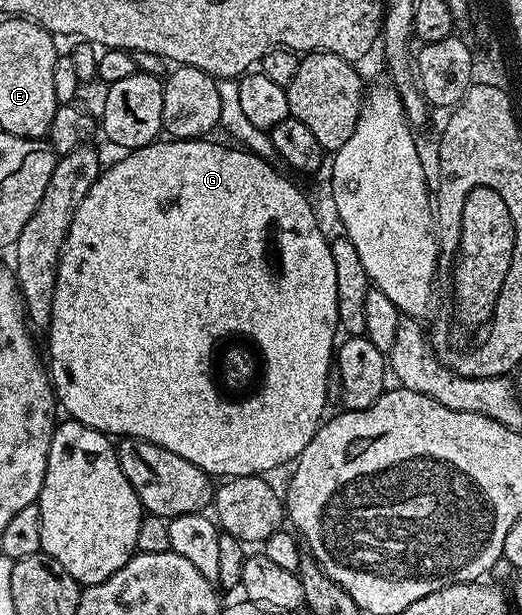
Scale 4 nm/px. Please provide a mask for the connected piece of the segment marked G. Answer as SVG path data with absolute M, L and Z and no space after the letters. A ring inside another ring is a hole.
M159 139L151 145L127 152L111 169L103 168L99 172L96 183L92 183L92 191L84 195L84 203L80 203L76 211L76 219L72 219L72 227L68 231L68 239L58 264L56 295L52 297L48 330L50 384L54 387L57 404L66 408L67 418L99 429L104 434L118 439L139 437L156 443L172 451L172 455L188 459L188 463L200 467L214 479L270 475L273 469L281 465L289 466L297 462L304 447L308 447L322 424L322 412L328 408L328 375L336 361L334 336L340 333L336 307L336 267L332 264L330 241L322 234L309 199L284 174L277 173L267 158L257 157L241 147L229 149L226 145L217 145L210 140L214 139ZM269 237L278 248L278 265L282 268L279 277L274 274L270 257L266 254L266 240ZM229 333L238 333L234 335L241 335L251 341L262 341L258 350L262 352L264 360L270 361L270 373L266 377L266 389L262 389L261 395L227 399L220 392L212 372L212 362L216 357L214 344Z

